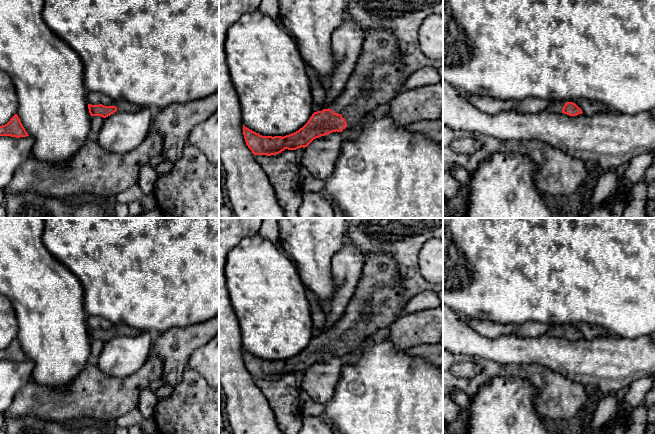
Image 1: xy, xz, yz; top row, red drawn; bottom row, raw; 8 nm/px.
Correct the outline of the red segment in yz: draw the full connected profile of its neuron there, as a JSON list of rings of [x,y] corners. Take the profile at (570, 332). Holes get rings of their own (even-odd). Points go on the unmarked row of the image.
[[[563,324],[553,325],[553,327],[548,330],[546,335],[555,338],[564,337],[569,340],[577,340],[583,337],[581,332],[579,332],[575,327],[573,326],[565,327]]]

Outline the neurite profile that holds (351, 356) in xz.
[[[373,337],[365,338],[361,343],[359,343],[356,347],[353,349],[347,350],[345,353],[343,353],[343,364],[354,364],[357,362],[357,360],[360,358],[362,354],[362,348],[365,345],[372,345],[374,343]]]

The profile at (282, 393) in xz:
[[[285,373],[276,379],[255,379],[255,383],[269,401],[282,433],[299,434],[303,427],[303,415],[296,375]]]

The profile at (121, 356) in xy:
[[[149,332],[137,336],[115,336],[104,343],[96,362],[106,375],[127,377],[147,361],[151,347]]]

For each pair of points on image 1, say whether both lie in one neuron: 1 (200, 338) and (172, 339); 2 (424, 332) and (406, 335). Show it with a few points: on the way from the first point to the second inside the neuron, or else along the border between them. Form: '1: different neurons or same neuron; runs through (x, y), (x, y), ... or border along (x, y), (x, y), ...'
1: same neuron; runs through (193, 338), (179, 339)
2: same neuron; runs through (420, 332), (410, 332)

